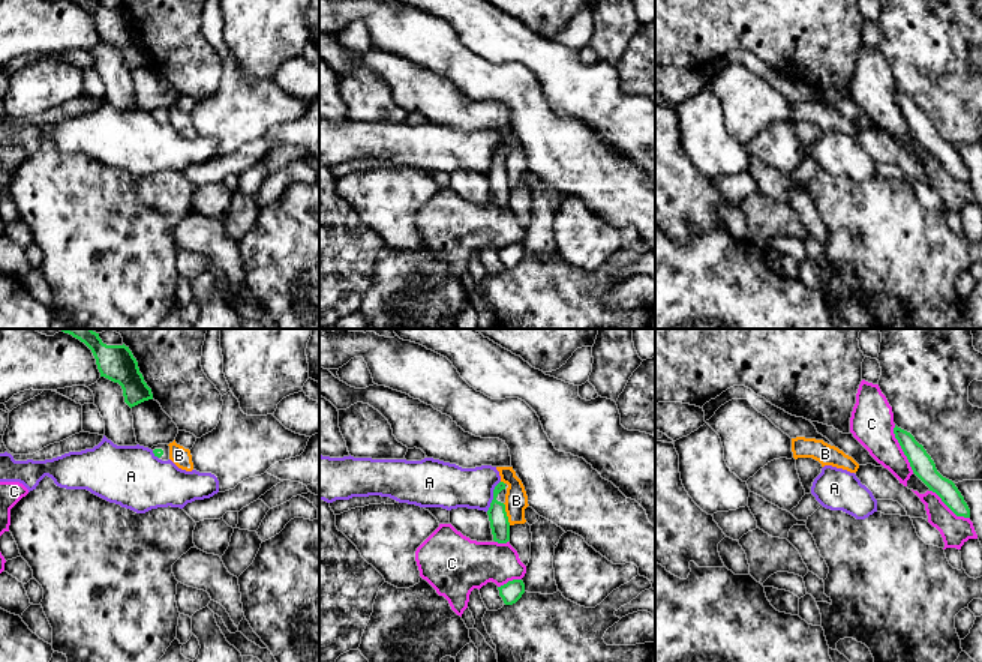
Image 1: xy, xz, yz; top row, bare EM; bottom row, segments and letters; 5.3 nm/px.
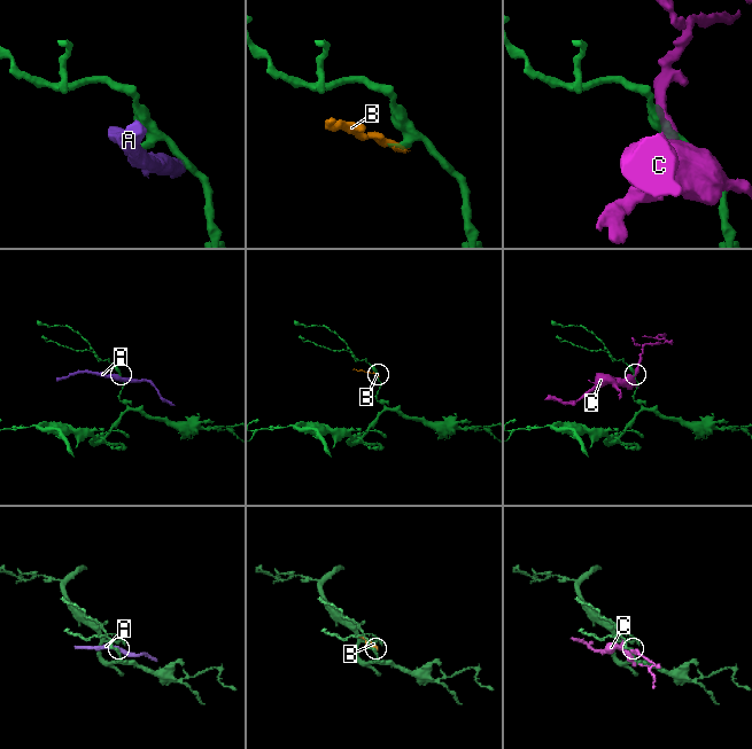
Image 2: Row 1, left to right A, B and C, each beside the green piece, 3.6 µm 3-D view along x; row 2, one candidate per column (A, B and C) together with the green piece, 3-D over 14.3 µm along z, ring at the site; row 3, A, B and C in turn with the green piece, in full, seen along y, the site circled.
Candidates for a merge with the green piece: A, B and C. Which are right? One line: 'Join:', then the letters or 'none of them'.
Join: none of them

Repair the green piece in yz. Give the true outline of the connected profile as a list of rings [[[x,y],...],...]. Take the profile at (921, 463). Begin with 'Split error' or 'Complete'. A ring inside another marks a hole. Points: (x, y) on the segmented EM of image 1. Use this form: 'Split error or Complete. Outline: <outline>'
Complete. Outline: [[[897,425],[894,434],[907,456],[913,473],[930,488],[930,491],[936,492],[957,516],[970,518],[970,509],[964,501],[964,497],[952,480],[943,477],[937,471],[934,461],[924,446],[919,444],[910,432]]]

